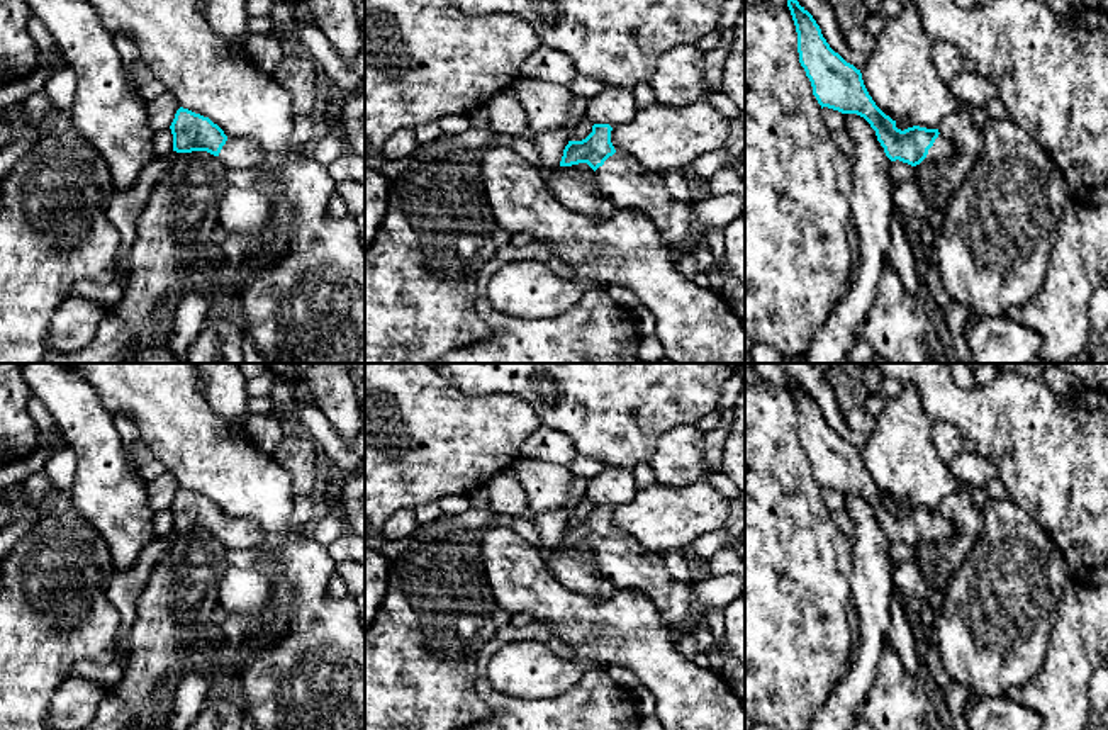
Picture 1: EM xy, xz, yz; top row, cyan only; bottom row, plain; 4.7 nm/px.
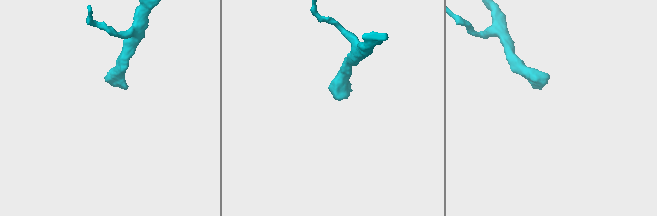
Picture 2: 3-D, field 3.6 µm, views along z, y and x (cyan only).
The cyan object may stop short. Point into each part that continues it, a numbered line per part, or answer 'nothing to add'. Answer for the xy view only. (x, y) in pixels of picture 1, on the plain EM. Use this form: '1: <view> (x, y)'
1: xy (238, 533)

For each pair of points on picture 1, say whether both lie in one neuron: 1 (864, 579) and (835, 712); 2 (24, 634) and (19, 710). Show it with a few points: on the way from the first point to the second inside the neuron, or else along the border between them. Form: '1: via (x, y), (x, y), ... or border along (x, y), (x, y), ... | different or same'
1: via (871, 612), (871, 647), (859, 679) | same
2: via (19, 652), (19, 691) | same

